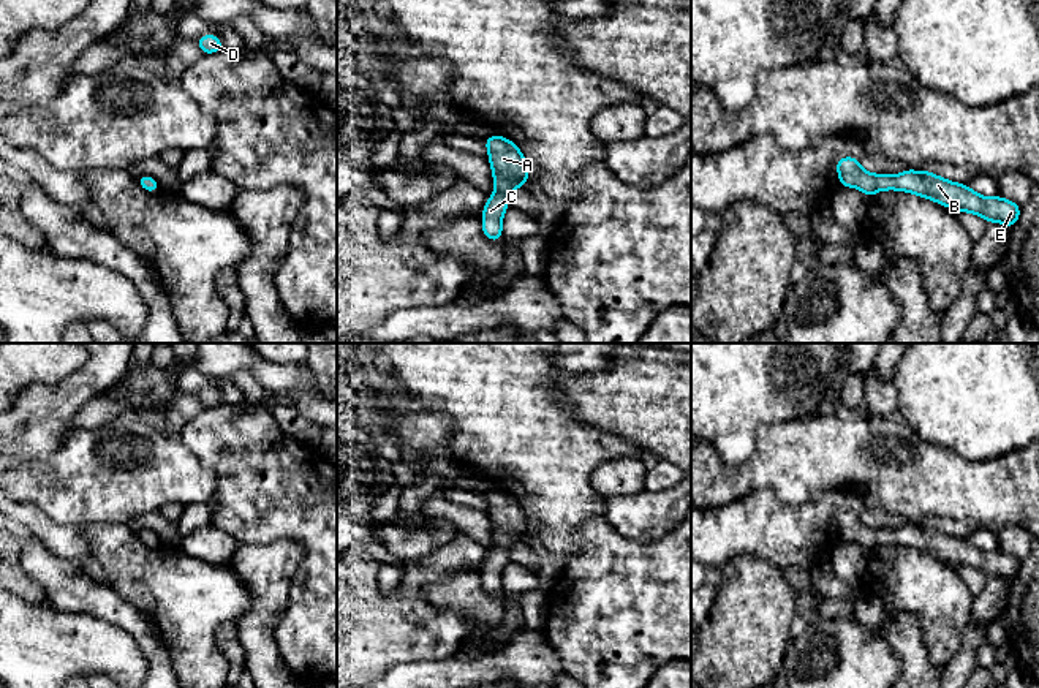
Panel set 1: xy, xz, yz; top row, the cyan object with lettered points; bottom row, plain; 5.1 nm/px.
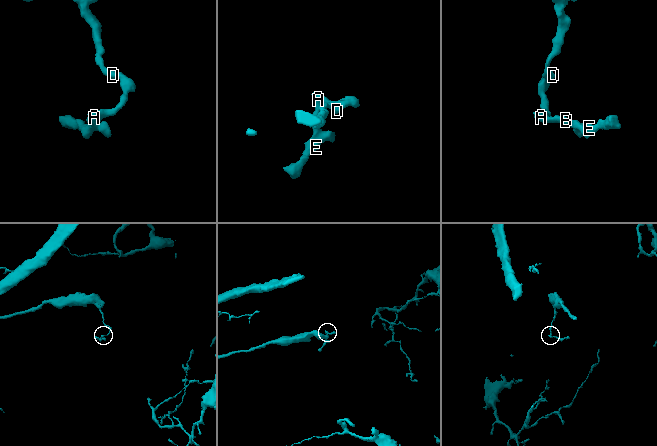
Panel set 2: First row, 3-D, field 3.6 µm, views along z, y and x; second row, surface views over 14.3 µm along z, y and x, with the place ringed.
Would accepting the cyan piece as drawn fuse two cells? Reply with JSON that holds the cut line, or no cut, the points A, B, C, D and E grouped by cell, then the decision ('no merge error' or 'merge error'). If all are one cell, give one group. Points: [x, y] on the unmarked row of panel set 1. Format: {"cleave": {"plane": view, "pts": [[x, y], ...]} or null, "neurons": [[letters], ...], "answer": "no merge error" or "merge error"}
{"cleave": null, "neurons": [["A", "B", "C", "D", "E"]], "answer": "no merge error"}

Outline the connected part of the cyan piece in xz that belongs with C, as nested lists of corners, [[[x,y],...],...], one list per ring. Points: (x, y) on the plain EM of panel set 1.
[[[492,489],[484,497],[489,505],[495,547],[482,565],[482,587],[497,596],[503,592],[501,574],[508,563],[506,552],[511,546],[527,538],[530,525],[525,511],[512,495]]]

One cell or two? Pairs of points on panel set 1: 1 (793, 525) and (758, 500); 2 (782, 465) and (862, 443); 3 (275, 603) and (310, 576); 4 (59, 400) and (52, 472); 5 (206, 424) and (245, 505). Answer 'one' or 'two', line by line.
1: one
2: one
3: two
4: two
5: one

